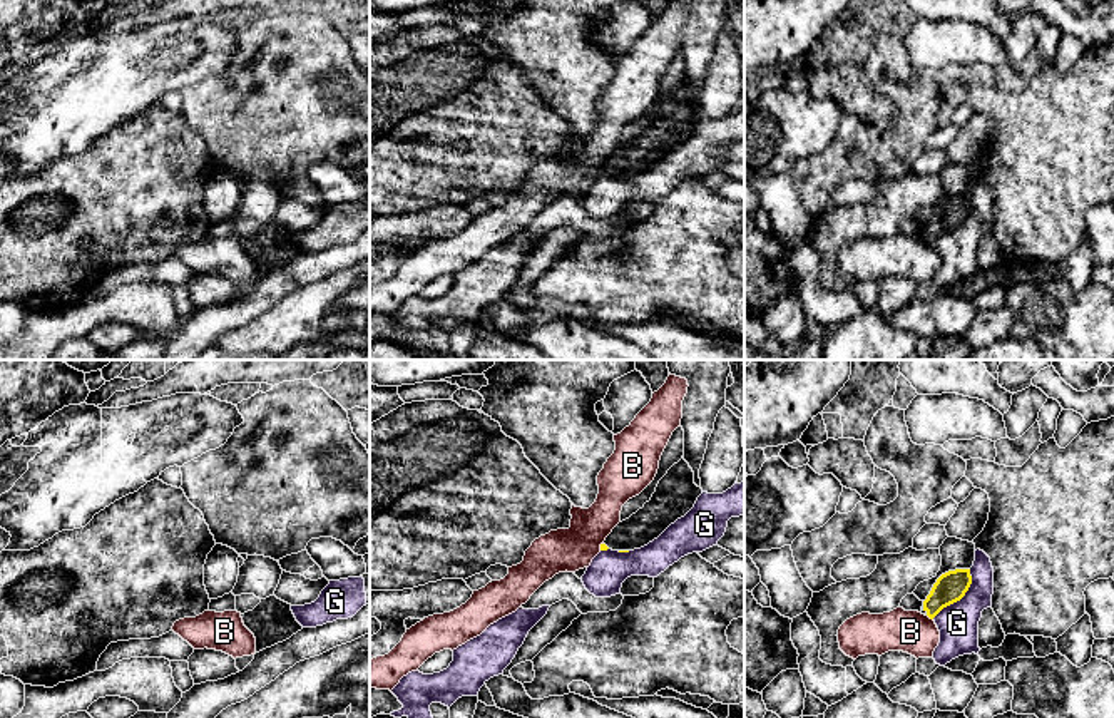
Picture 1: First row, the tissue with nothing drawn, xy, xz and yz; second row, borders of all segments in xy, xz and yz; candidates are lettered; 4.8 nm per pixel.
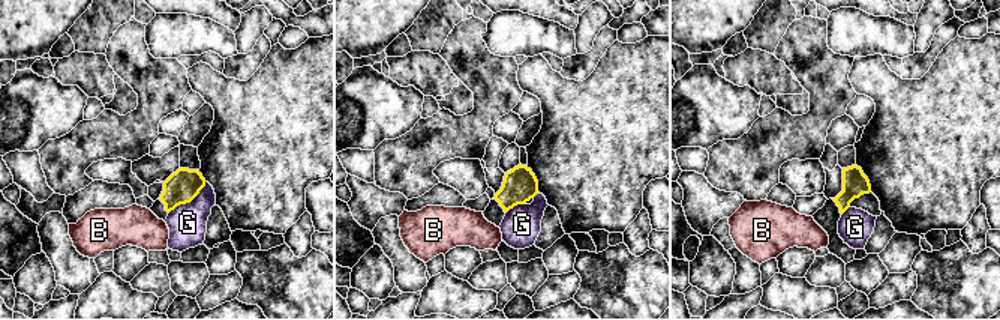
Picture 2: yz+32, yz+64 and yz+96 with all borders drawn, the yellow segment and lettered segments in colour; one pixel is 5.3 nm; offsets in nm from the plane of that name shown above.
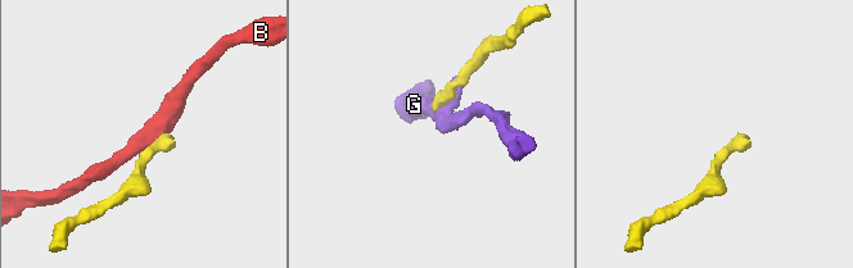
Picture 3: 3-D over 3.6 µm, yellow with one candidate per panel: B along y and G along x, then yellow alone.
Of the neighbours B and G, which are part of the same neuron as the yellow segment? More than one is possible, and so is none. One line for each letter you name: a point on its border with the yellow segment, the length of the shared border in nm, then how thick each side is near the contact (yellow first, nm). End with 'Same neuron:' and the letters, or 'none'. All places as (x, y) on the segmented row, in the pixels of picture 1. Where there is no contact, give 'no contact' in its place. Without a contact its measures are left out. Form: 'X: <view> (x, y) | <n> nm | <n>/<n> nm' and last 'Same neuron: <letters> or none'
Same neuron: none

